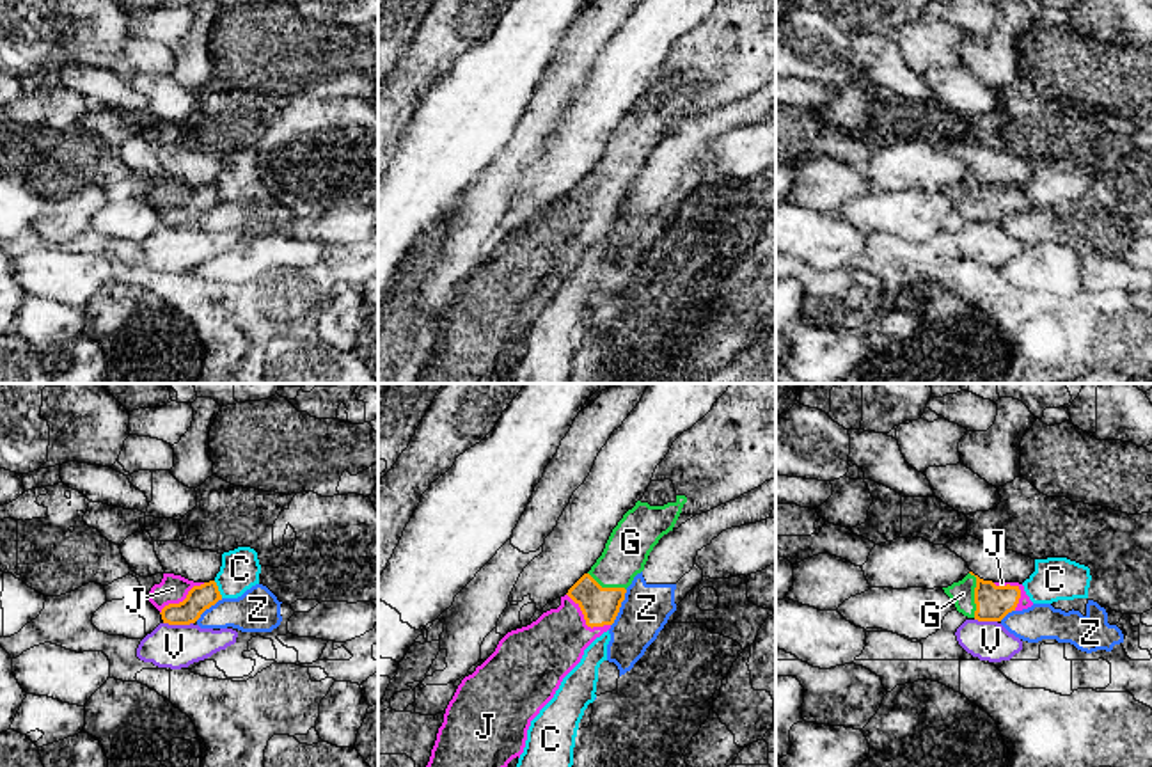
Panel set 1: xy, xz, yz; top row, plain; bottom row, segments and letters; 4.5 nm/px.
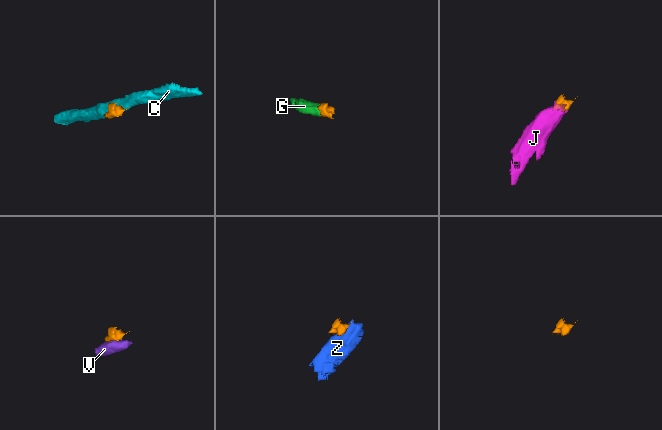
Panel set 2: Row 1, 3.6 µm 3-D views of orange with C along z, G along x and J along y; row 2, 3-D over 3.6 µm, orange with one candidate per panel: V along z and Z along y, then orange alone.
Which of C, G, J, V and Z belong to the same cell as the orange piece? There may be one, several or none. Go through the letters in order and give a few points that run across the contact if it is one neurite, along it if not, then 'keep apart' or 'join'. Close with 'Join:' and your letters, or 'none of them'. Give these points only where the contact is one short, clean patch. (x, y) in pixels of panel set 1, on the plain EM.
C: line xy (213, 183), (222, 199); keep apart
G: line yz (993, 205), (975, 197), (962, 196); join
J: line xz (600, 208), (584, 221), (542, 256); join
V: line xy (164, 224), (192, 226); keep apart
Z: line xz (627, 192), (611, 228); keep apart
Join: G, J

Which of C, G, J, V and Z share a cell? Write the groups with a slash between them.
C / G J / V / Z

